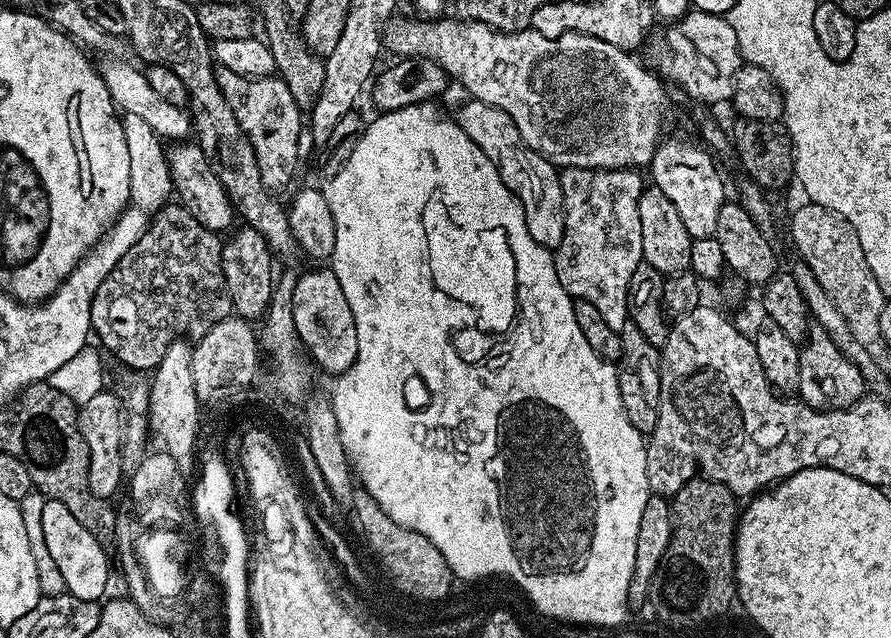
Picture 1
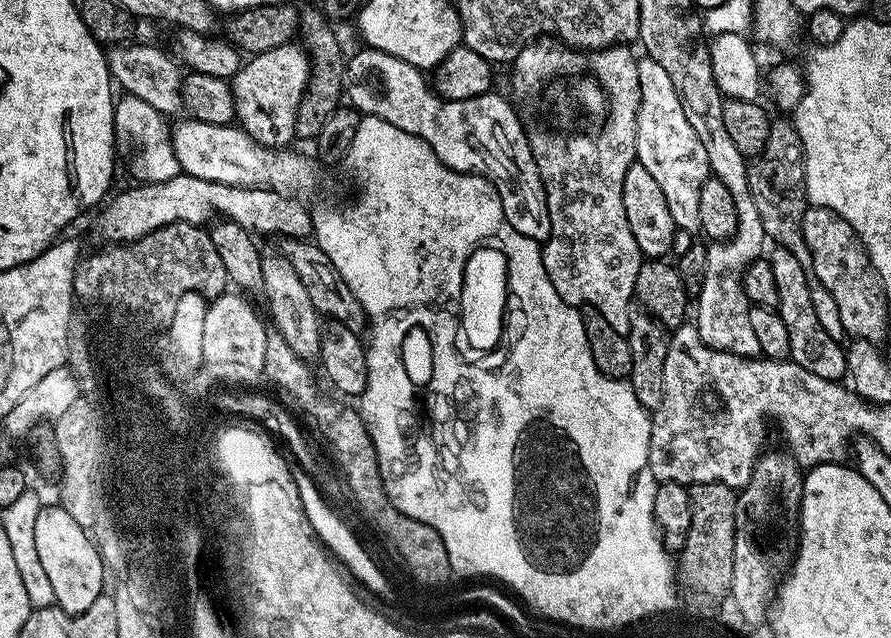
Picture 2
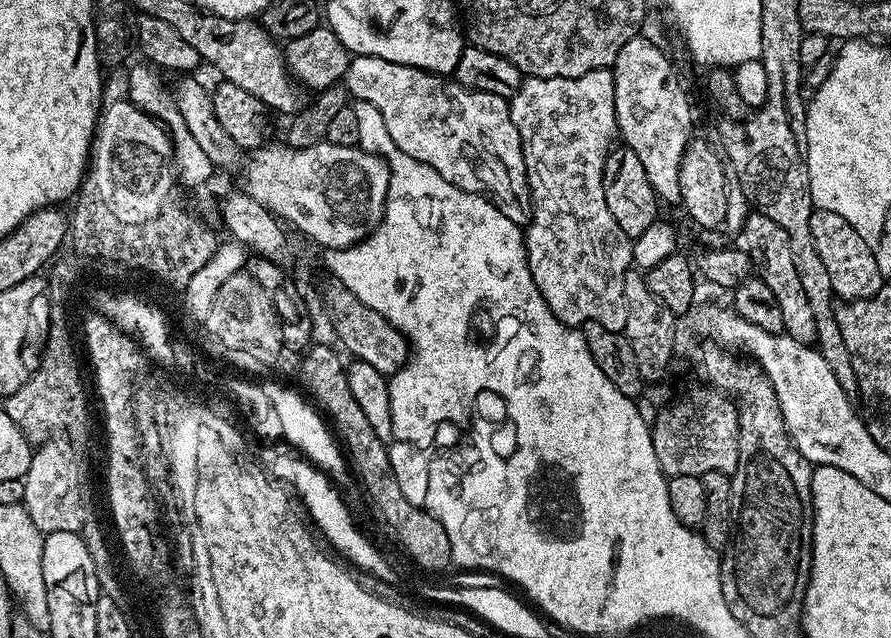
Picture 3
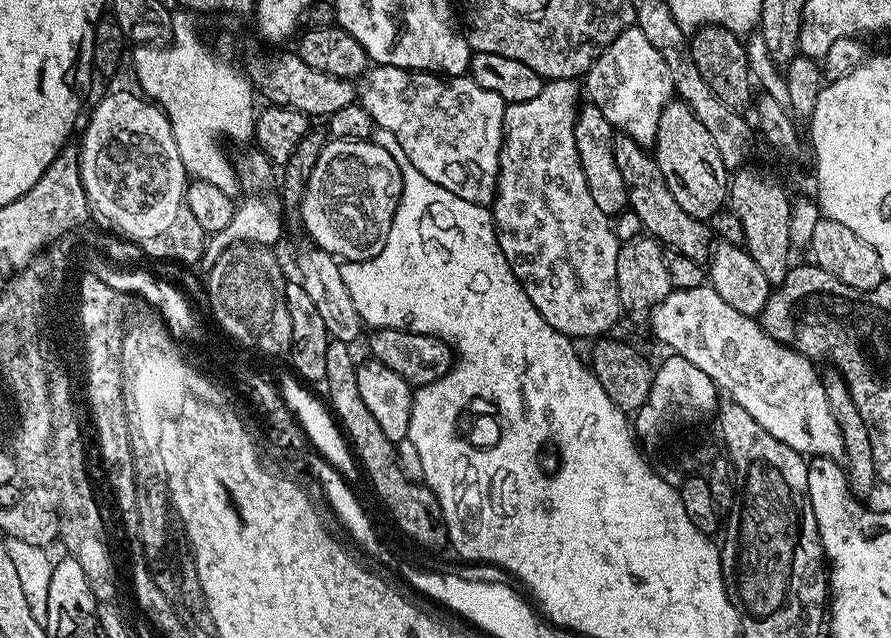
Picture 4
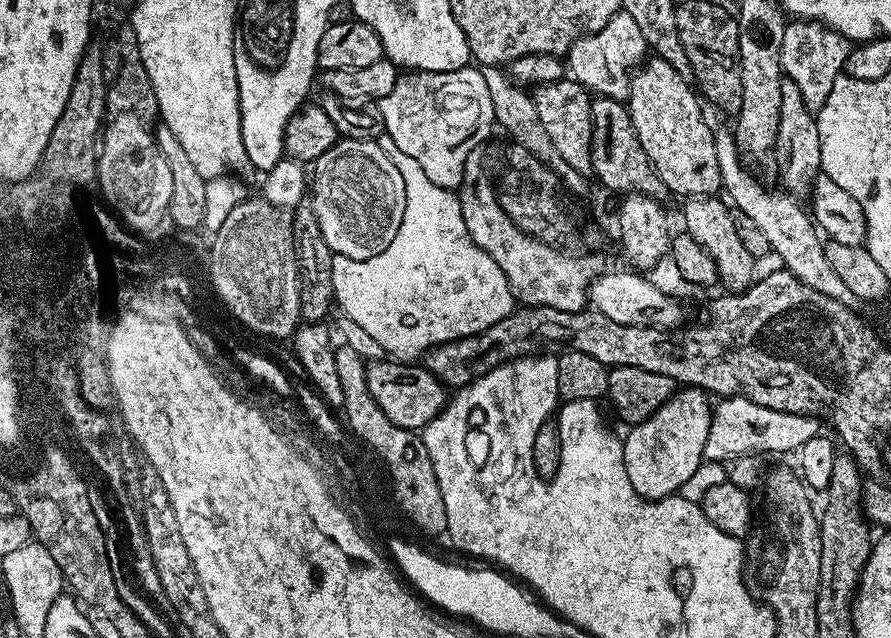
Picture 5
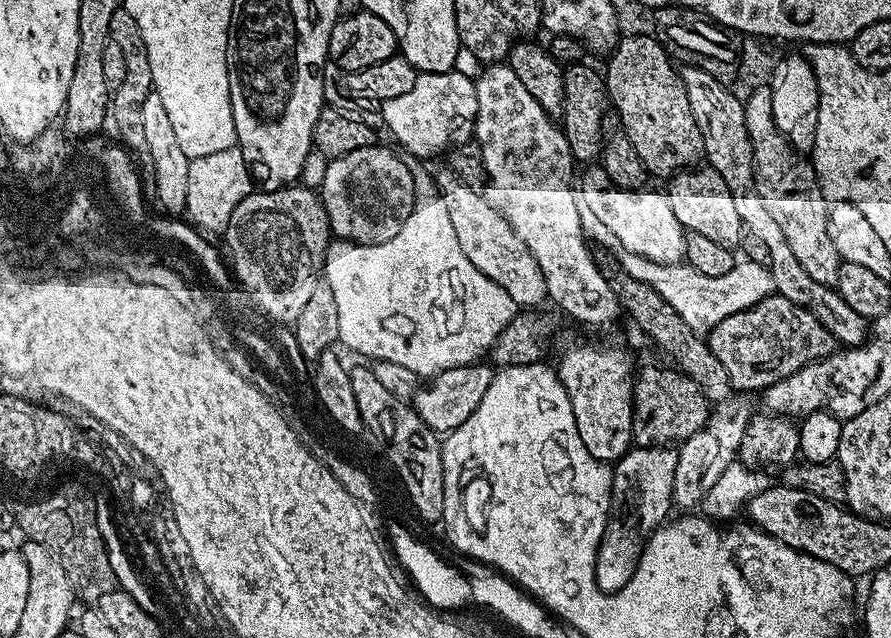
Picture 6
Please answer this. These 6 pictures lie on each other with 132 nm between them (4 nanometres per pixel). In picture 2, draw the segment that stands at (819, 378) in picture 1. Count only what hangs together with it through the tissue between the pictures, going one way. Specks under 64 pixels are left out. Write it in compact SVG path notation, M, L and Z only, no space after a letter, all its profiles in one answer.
M779 246L773 247L767 253L766 259L770 262L770 270L774 272L774 283L778 285L778 302L775 309L780 313L790 337L792 363L802 366L802 370L810 370L810 374L818 374L818 378L843 381L848 376L848 354L845 345L830 338L830 334L826 334L822 327L822 322L818 322L818 313L814 310L810 286L806 283L802 266L794 259L794 254L790 254L790 250Z

